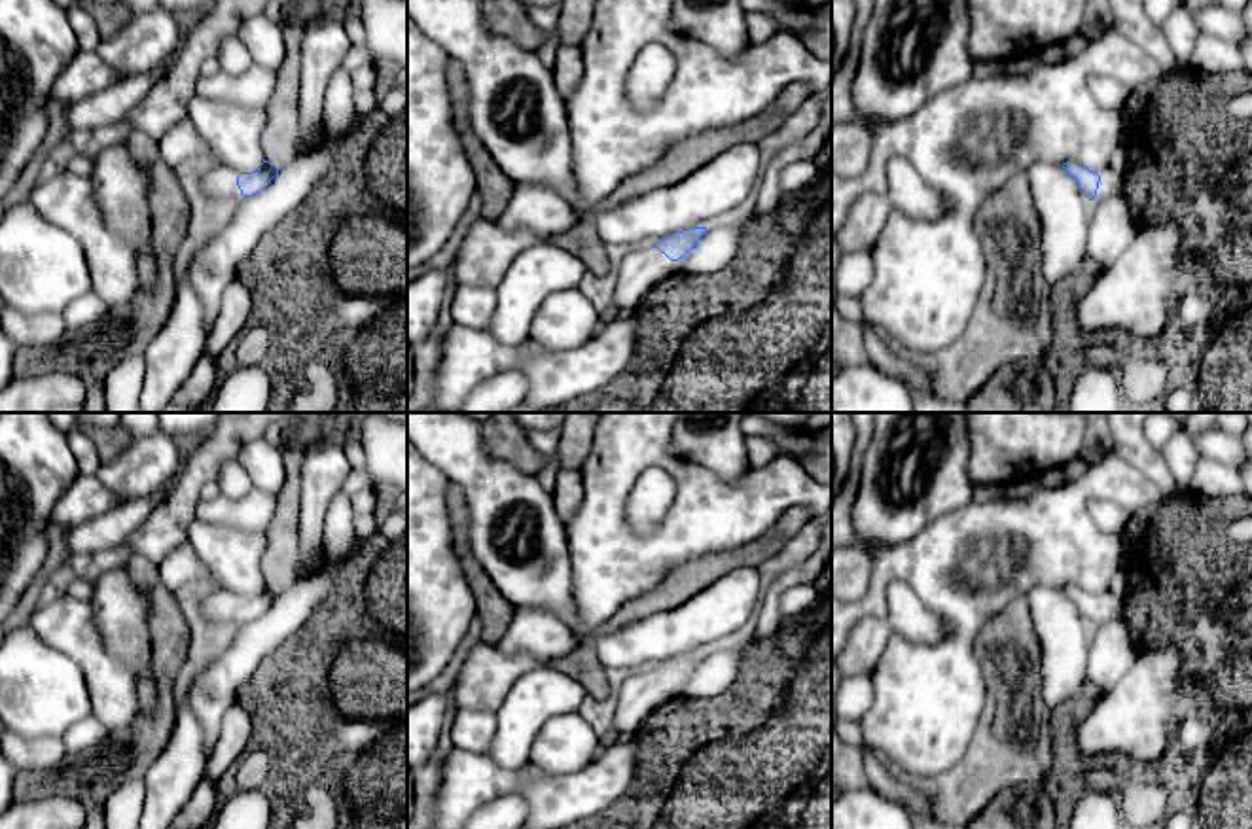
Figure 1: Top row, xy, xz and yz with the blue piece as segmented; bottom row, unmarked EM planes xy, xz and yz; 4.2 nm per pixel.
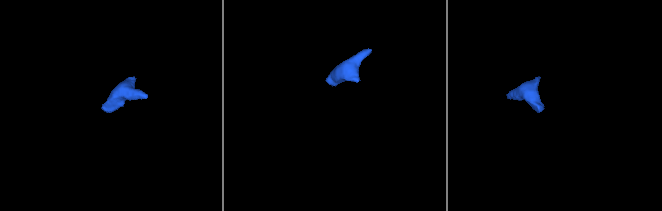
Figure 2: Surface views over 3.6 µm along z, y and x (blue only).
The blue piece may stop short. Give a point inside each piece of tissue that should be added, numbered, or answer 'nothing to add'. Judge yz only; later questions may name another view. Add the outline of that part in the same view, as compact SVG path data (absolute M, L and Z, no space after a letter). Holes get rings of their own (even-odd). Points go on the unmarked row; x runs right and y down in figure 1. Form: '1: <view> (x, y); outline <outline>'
1: yz (1112, 602); outline M1119 570L1112 577L1106 592L1099 596L1100 606L1095 623L1125 619L1127 594L1129 594L1127 577L1125 572Z

